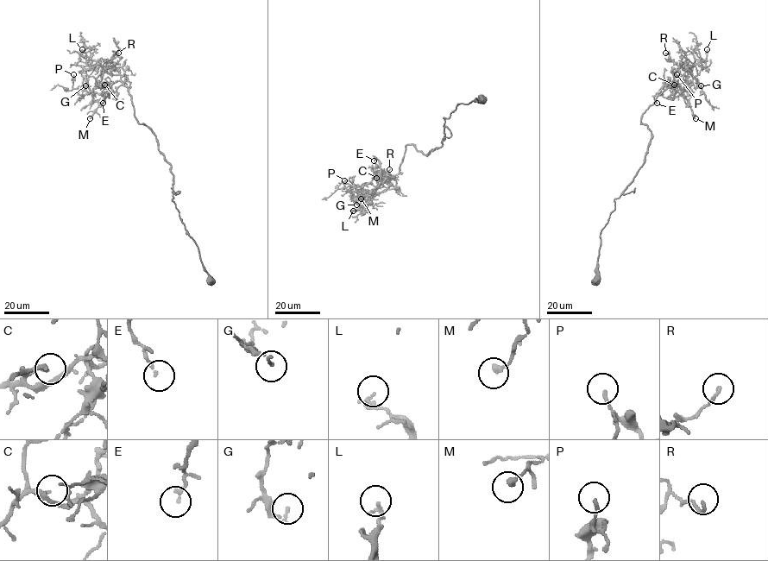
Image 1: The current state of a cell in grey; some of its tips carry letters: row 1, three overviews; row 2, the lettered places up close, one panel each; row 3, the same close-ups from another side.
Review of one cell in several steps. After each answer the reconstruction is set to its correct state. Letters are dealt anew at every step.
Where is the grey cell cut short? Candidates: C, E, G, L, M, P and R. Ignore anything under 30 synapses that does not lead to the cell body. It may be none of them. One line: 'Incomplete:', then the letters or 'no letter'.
Incomplete: no letter

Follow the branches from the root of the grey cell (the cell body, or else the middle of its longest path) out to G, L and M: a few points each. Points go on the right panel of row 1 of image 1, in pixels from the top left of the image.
G: (596, 280), (601, 230), (647, 153), (651, 131), (642, 114), (672, 85), (683, 97), (695, 78), (701, 85)
L: (596, 280), (601, 230), (647, 153), (651, 131), (641, 116), (685, 66), (706, 59), (707, 49)
M: (596, 280), (601, 230), (647, 153), (651, 131), (641, 124), (642, 114), (672, 85), (695, 118)

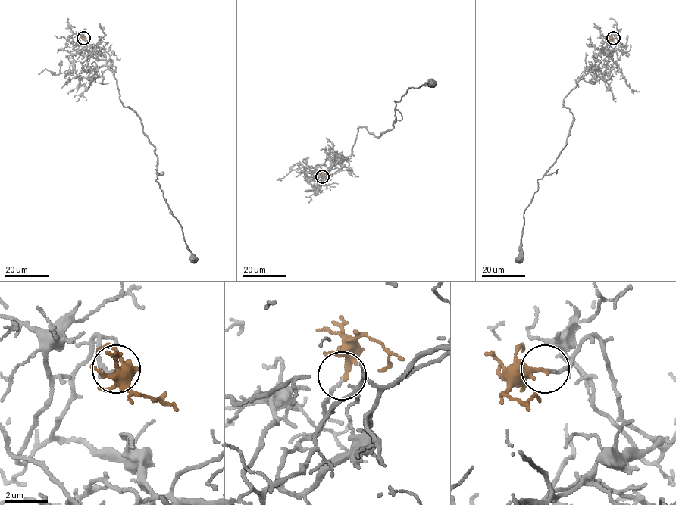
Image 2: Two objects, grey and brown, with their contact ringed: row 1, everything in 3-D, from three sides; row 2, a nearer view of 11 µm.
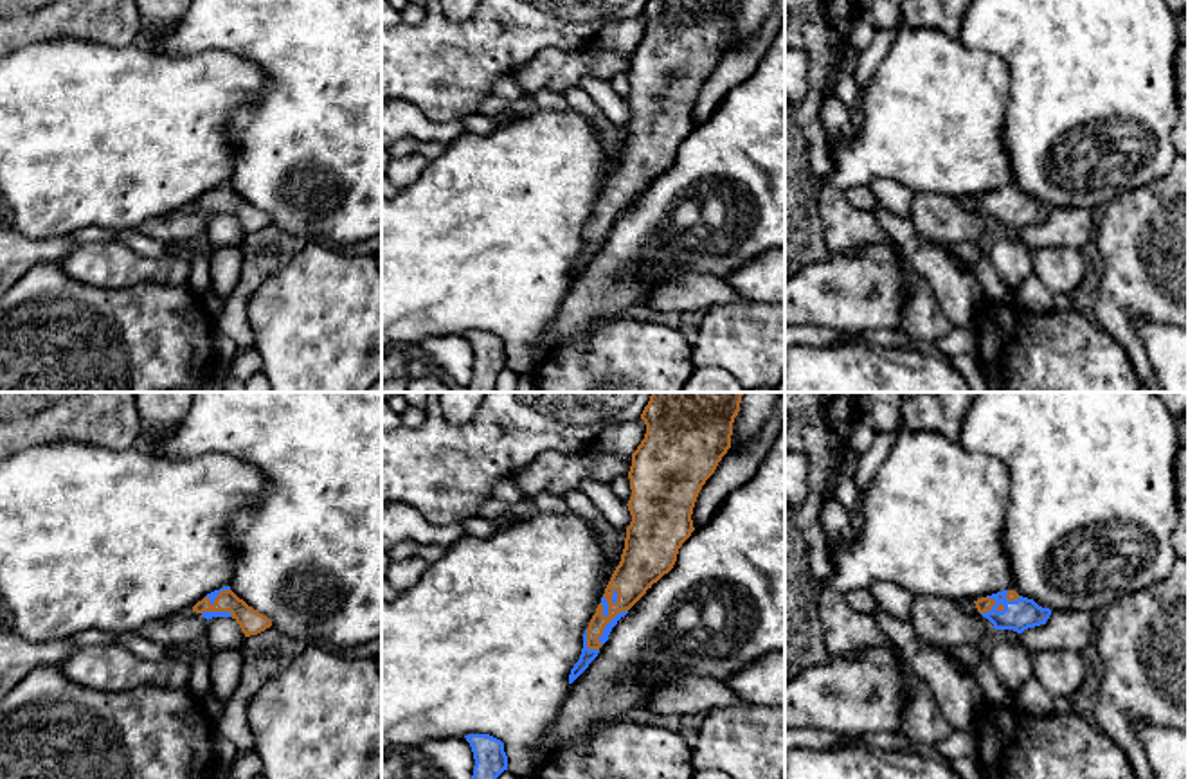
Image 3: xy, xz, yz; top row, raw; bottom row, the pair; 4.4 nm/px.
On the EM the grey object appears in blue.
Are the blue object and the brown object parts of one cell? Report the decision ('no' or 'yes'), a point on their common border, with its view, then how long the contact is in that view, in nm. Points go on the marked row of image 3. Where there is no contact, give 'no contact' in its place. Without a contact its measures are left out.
yes | yz (992, 608) | 120 nm

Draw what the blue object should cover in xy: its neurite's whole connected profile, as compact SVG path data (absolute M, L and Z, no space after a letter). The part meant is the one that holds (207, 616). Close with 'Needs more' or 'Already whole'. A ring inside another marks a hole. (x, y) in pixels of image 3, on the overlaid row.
M230 586L207 594L193 606L207 621L212 617L232 617L245 637L257 635L272 626L272 621L239 599Z. Needs more

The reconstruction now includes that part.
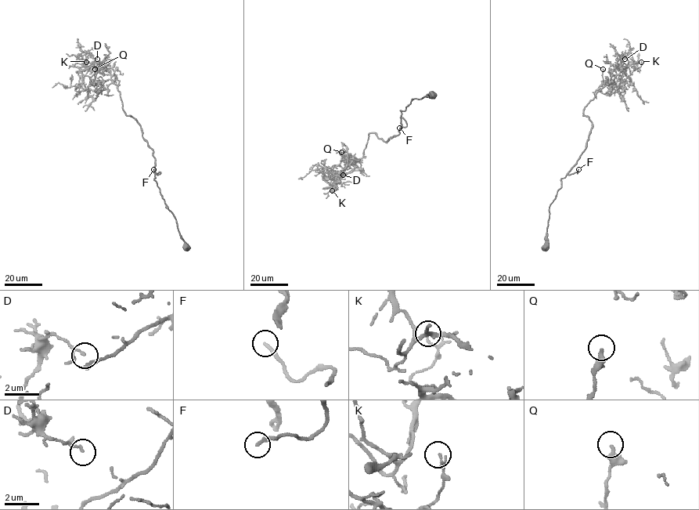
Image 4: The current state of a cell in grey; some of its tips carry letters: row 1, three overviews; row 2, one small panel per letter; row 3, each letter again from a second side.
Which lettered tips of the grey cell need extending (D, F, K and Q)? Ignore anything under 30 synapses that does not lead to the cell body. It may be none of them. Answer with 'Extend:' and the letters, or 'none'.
Extend: F

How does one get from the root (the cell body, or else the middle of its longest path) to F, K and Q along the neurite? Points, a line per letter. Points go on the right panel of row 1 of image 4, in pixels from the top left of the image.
F: (545, 247), (549, 205), (561, 186), (560, 179), (568, 172), (568, 175), (577, 173), (578, 169)
K: (545, 247), (549, 205), (589, 139), (592, 121), (583, 116), (584, 107), (621, 67), (638, 68), (641, 62)
Q: (545, 247), (549, 205), (589, 139), (592, 121), (583, 109), (614, 81), (602, 83), (603, 69)

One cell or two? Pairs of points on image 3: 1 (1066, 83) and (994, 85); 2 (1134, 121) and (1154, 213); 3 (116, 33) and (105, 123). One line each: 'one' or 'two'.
1: two
2: two
3: two

